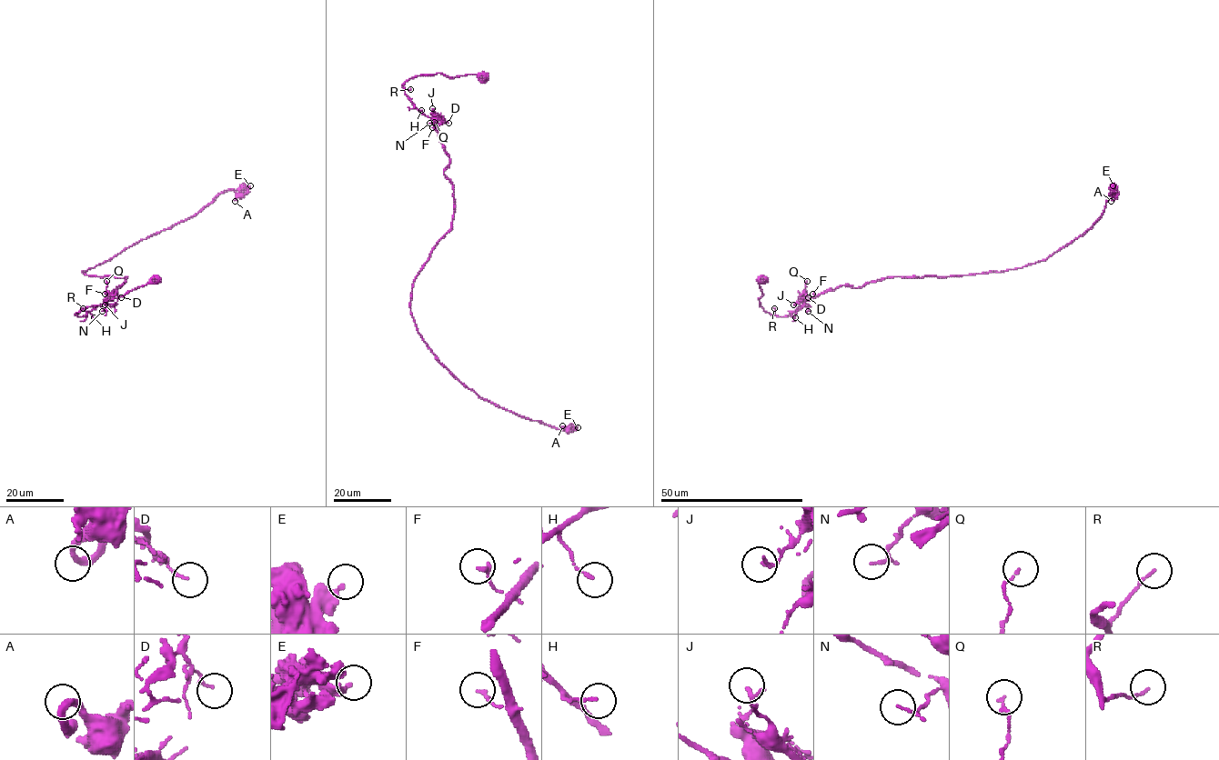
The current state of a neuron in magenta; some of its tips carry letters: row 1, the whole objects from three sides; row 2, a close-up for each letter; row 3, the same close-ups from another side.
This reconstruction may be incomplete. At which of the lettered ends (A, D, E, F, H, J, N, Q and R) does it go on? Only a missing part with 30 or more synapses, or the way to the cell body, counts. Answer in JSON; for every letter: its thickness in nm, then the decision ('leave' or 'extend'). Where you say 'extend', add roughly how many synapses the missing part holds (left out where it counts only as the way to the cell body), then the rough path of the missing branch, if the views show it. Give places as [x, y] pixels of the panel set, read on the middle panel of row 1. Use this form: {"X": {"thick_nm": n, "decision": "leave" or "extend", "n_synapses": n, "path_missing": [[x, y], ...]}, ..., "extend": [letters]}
{"A": {"thick_nm": 280, "decision": "leave"}, "D": {"thick_nm": 130, "decision": "leave"}, "E": {"thick_nm": 240, "decision": "leave"}, "F": {"thick_nm": 180, "decision": "leave"}, "H": {"thick_nm": 130, "decision": "leave"}, "J": {"thick_nm": 130, "decision": "leave"}, "N": {"thick_nm": 100, "decision": "leave"}, "Q": {"thick_nm": 140, "decision": "leave"}, "R": {"thick_nm": 110, "decision": "leave"}, "extend": []}

